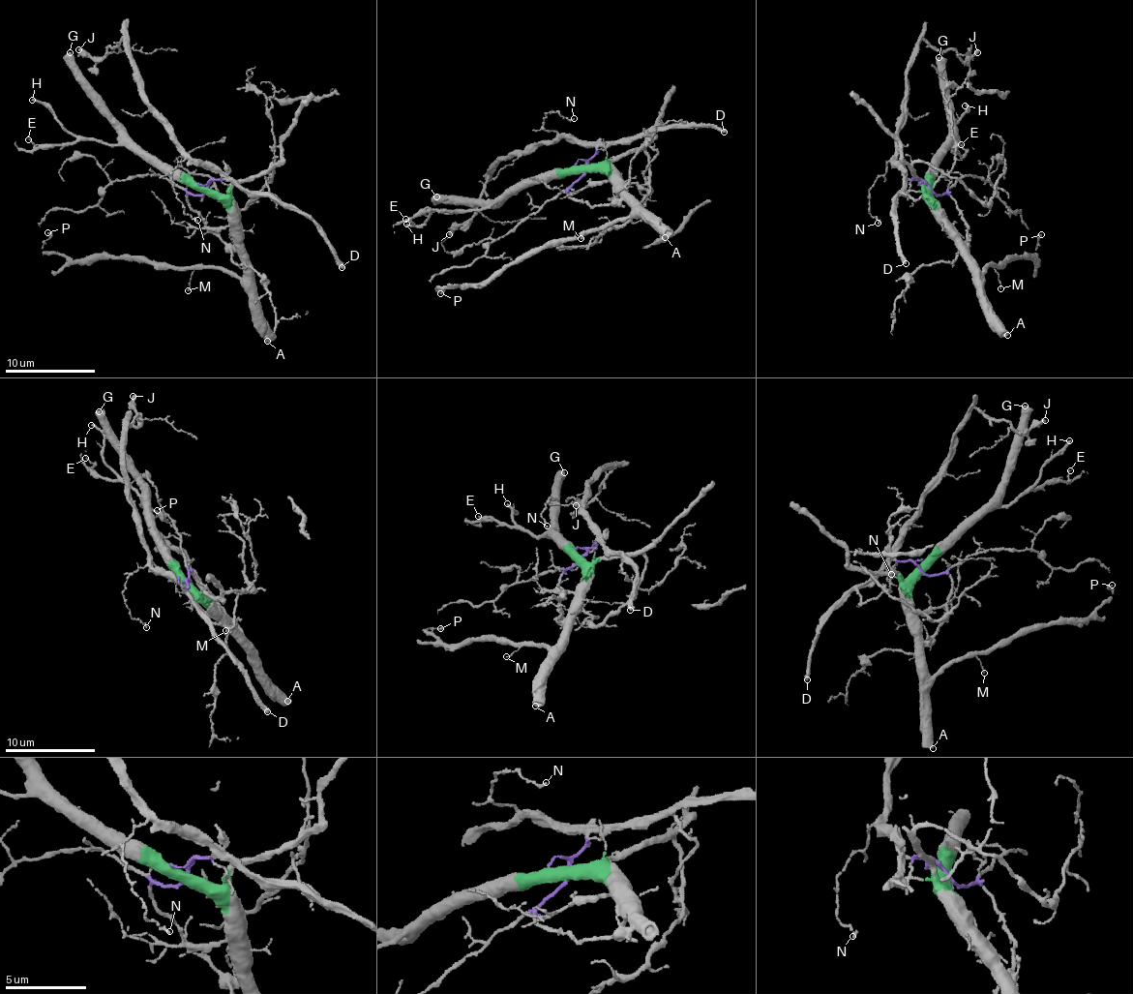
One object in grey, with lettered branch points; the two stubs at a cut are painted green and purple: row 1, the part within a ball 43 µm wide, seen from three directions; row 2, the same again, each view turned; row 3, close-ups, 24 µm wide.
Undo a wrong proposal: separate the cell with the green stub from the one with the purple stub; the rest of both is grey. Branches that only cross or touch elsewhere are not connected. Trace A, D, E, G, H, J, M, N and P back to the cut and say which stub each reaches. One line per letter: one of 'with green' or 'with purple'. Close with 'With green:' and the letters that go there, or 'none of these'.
A: with green
D: with purple
E: with green
G: with green
H: with green
J: with purple
M: with green
N: with purple
P: with green
With green: A, E, G, H, M, P

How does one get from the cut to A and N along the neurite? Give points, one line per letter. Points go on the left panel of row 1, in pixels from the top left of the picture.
A: (207, 189), (228, 214), (249, 274), (252, 319), (268, 341)
N: (207, 189), (220, 174), (186, 158), (170, 171), (176, 197), (183, 209), (197, 221)

